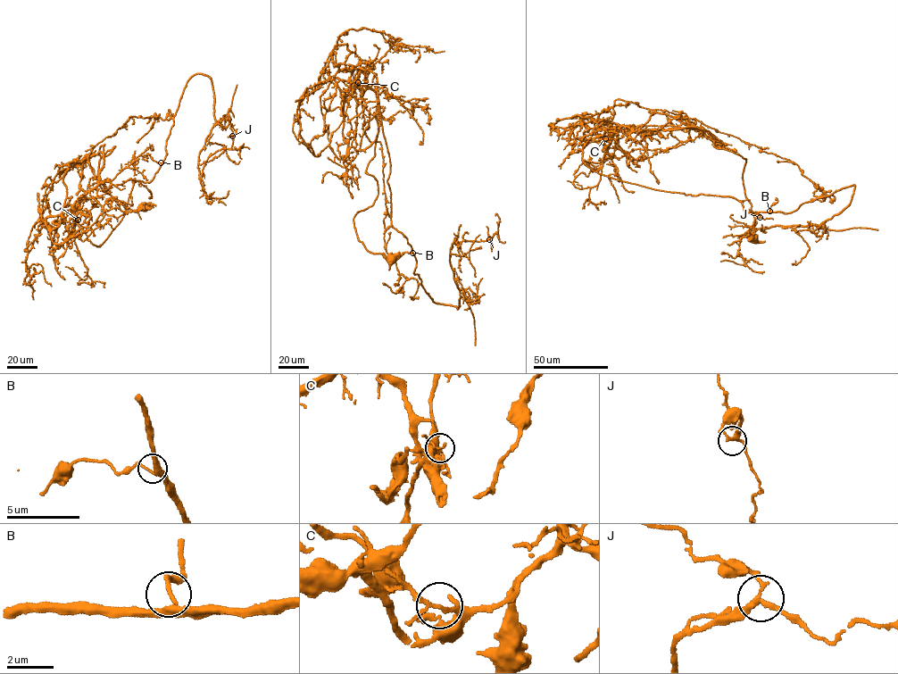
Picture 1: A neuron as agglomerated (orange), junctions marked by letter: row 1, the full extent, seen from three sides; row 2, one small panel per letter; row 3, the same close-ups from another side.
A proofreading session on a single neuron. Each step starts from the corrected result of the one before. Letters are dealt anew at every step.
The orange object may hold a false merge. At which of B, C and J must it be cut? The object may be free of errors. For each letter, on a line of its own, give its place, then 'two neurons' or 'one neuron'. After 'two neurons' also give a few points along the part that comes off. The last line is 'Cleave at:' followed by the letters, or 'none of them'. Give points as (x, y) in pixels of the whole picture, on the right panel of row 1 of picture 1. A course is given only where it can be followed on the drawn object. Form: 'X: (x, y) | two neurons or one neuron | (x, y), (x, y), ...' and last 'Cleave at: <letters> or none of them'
B: (769, 211) | one neuron
C: (605, 138) | two neurons | (605, 138), (583, 147), (594, 171), (747, 212), (855, 186), (819, 225), (746, 235), (756, 222), (733, 214)
J: (760, 217) | one neuron
Cleave at: C

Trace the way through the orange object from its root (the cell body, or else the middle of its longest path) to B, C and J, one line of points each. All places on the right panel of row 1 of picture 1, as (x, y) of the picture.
B: (752, 238), (745, 160), (714, 146), (710, 131), (618, 125), (583, 147), (586, 165), (619, 180), (769, 211)
C: (752, 238), (755, 218), (743, 179), (745, 160), (714, 146), (710, 131), (618, 125), (603, 133), (605, 138)
J: (752, 238), (745, 160), (710, 131), (583, 147), (747, 212), (855, 186), (819, 225), (745, 235), (760, 217)

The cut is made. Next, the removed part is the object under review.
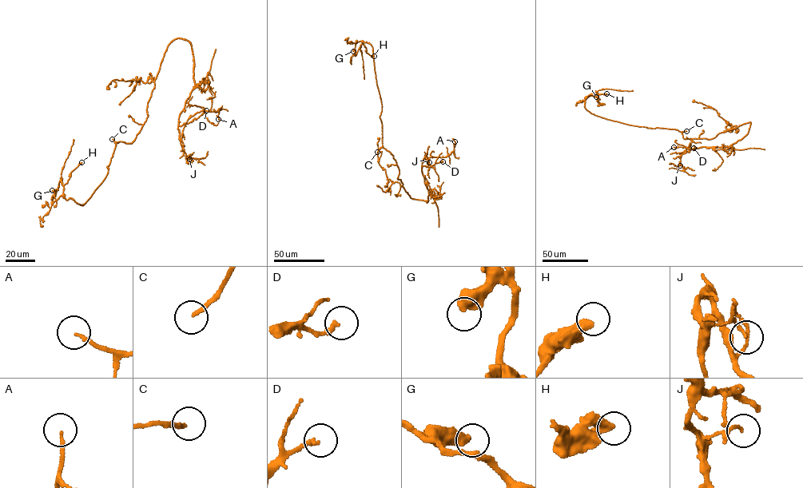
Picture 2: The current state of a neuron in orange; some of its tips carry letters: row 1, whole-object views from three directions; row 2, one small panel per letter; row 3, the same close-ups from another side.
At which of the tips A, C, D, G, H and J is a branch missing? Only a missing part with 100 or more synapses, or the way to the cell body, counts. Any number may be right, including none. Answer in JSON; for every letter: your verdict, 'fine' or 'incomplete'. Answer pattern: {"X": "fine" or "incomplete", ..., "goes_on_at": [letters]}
{"A": "fine", "C": "fine", "D": "fine", "G": "fine", "H": "fine", "J": "fine", "goes_on_at": []}

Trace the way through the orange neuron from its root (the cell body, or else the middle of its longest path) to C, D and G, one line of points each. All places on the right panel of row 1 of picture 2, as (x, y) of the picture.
C: (707, 139), (685, 139), (681, 132), (686, 131)
D: (707, 139), (751, 122), (748, 133), (729, 147), (700, 147), (695, 149), (696, 151), (693, 148)
G: (707, 139), (685, 139), (676, 129), (633, 125), (594, 115), (586, 109), (585, 101), (586, 97), (596, 97)

